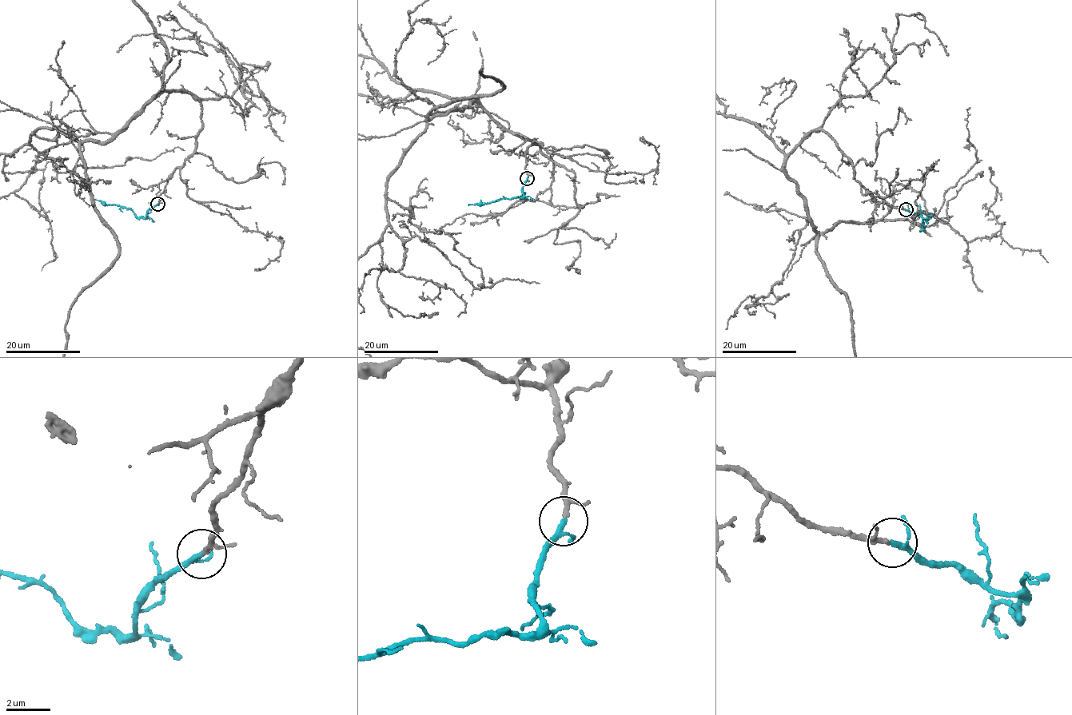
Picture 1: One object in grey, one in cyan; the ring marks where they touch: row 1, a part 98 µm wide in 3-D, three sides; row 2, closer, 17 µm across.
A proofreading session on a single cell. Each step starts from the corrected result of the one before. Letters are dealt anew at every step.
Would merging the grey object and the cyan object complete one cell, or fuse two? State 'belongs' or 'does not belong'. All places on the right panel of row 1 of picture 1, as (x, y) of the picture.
belongs

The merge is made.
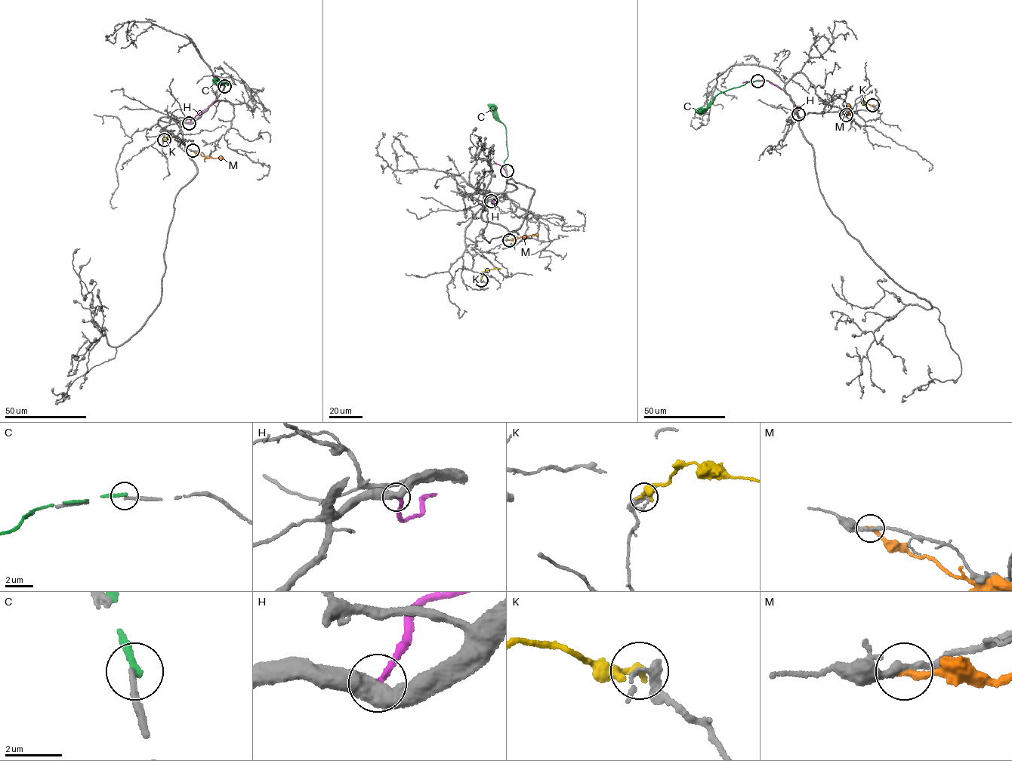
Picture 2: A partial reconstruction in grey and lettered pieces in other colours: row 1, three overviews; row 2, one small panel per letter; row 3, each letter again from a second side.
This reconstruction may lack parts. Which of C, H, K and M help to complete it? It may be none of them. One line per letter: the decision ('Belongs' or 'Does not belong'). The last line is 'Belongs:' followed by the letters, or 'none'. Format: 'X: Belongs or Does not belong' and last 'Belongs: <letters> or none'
C: Does not belong
H: Does not belong
K: Does not belong
M: Does not belong
Belongs: none

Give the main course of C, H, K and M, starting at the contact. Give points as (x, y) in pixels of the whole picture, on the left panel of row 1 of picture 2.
C: (224, 86), (224, 82), (228, 84), (229, 81), (218, 84), (213, 79)
H: (189, 123), (222, 91), (223, 85), (215, 75)
K: (164, 140), (168, 136), (186, 140)
M: (192, 151), (203, 156), (223, 158)

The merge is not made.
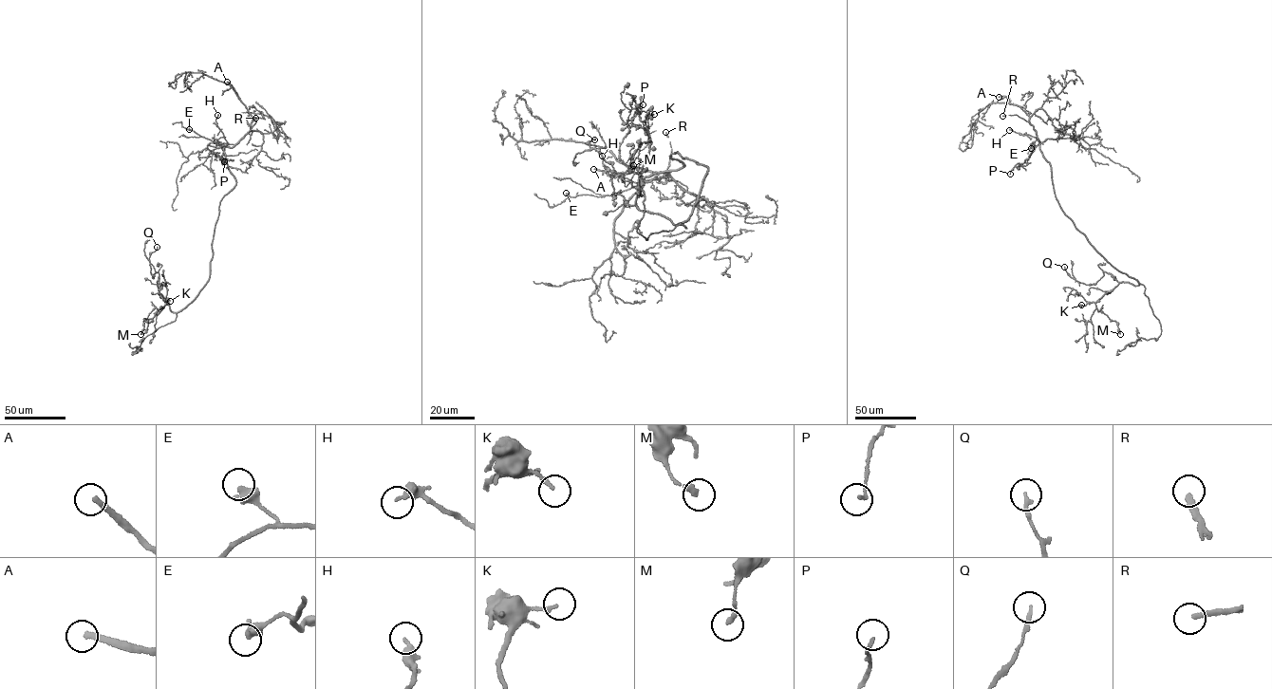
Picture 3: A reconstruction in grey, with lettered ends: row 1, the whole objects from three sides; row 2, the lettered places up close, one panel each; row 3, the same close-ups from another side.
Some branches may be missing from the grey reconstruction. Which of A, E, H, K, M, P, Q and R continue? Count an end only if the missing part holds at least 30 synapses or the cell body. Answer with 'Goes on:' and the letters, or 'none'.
Goes on: A

